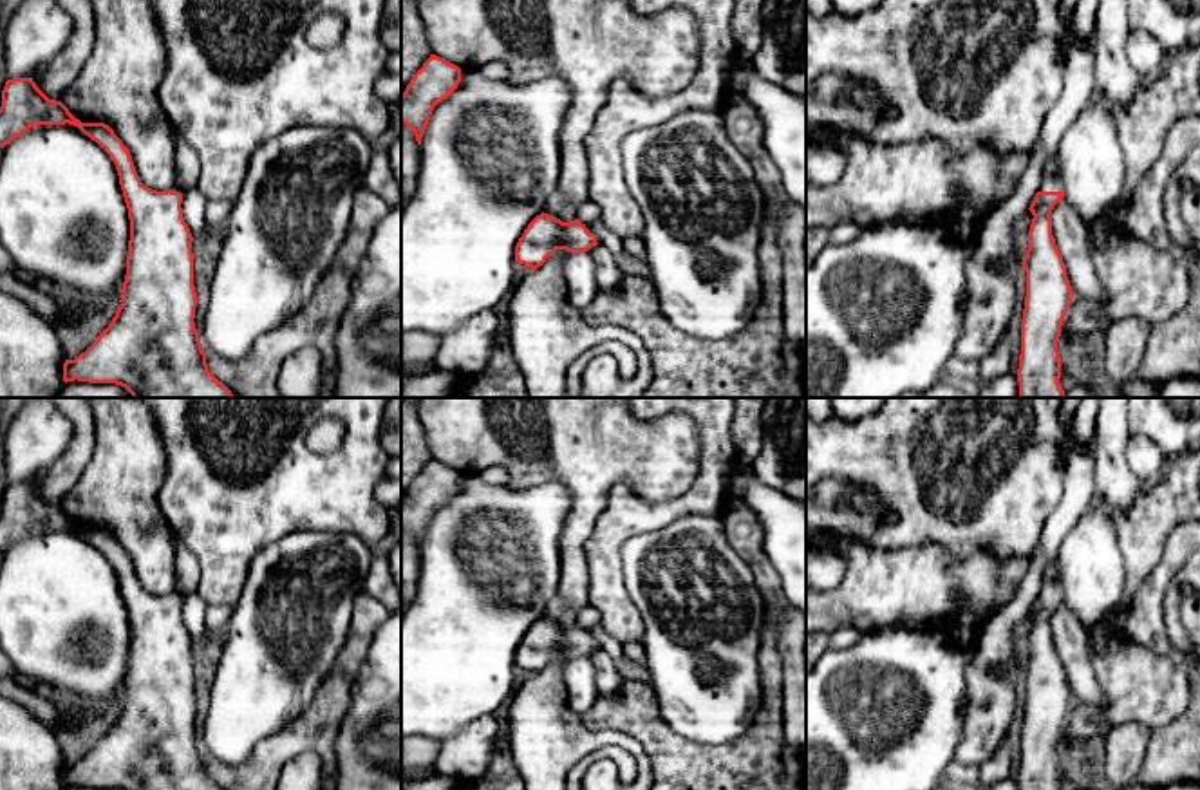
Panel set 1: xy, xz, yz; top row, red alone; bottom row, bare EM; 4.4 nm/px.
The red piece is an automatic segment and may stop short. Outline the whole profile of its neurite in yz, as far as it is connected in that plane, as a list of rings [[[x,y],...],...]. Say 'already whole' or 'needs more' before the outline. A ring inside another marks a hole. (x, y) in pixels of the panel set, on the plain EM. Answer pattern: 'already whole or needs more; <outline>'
needs more; [[[1061,580],[1045,582],[1030,616],[1028,654],[1023,663],[1027,701],[1021,727],[1019,790],[1061,790],[1057,747],[1072,709],[1066,671],[1052,640],[1052,615],[1064,602]]]

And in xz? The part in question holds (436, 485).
already whole; [[[430,459],[401,499],[401,528],[412,533],[417,550],[434,512],[446,504],[461,486],[461,474],[445,463]]]

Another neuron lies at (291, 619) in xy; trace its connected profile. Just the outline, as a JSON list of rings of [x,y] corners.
[[[329,530],[293,531],[257,551],[249,562],[240,597],[231,609],[211,683],[211,701],[199,739],[206,759],[240,766],[262,739],[305,712],[343,647],[352,622],[352,604],[363,591],[374,553],[361,537]]]

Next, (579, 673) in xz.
[[[567,656],[562,680],[566,683],[567,705],[582,714],[591,709],[598,696],[598,687],[595,680],[595,665],[589,656]]]

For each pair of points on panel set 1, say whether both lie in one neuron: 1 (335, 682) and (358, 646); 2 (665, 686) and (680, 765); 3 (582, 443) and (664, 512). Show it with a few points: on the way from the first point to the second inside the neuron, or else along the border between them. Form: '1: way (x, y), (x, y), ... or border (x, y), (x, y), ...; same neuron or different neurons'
1: way (344, 673), (353, 655); same neuron
2: border (653, 693), (660, 716), (678, 734), (712, 745); different neurons
3: border (689, 485), (647, 501), (617, 483), (606, 499); different neurons

